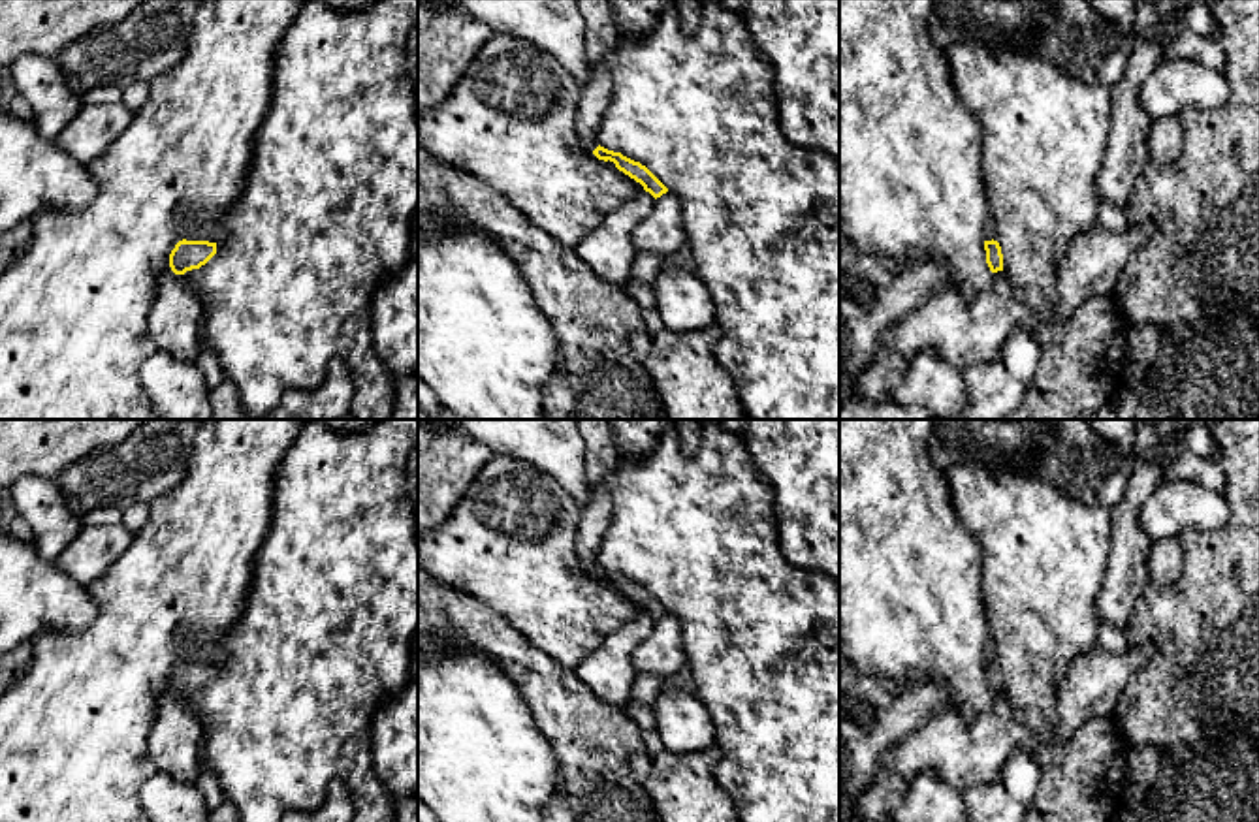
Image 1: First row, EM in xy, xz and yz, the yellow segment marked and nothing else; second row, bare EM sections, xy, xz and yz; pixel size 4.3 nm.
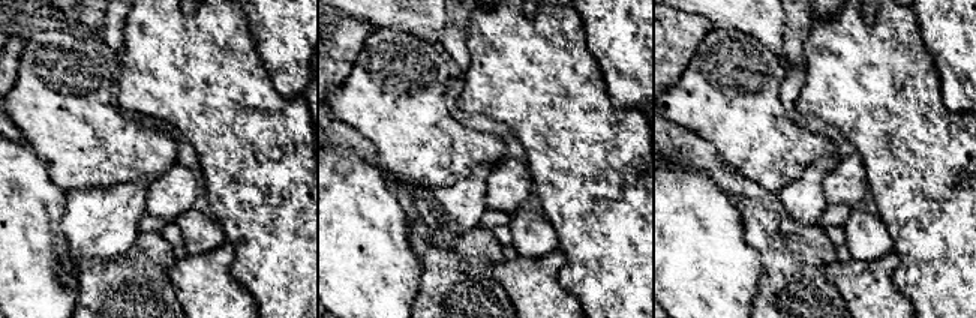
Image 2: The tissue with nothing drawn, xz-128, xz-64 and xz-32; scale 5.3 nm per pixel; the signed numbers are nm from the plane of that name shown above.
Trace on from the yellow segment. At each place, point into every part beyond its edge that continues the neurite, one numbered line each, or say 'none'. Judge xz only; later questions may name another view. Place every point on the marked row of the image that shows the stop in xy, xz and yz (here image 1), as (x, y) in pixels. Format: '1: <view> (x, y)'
1: xz (595, 96)

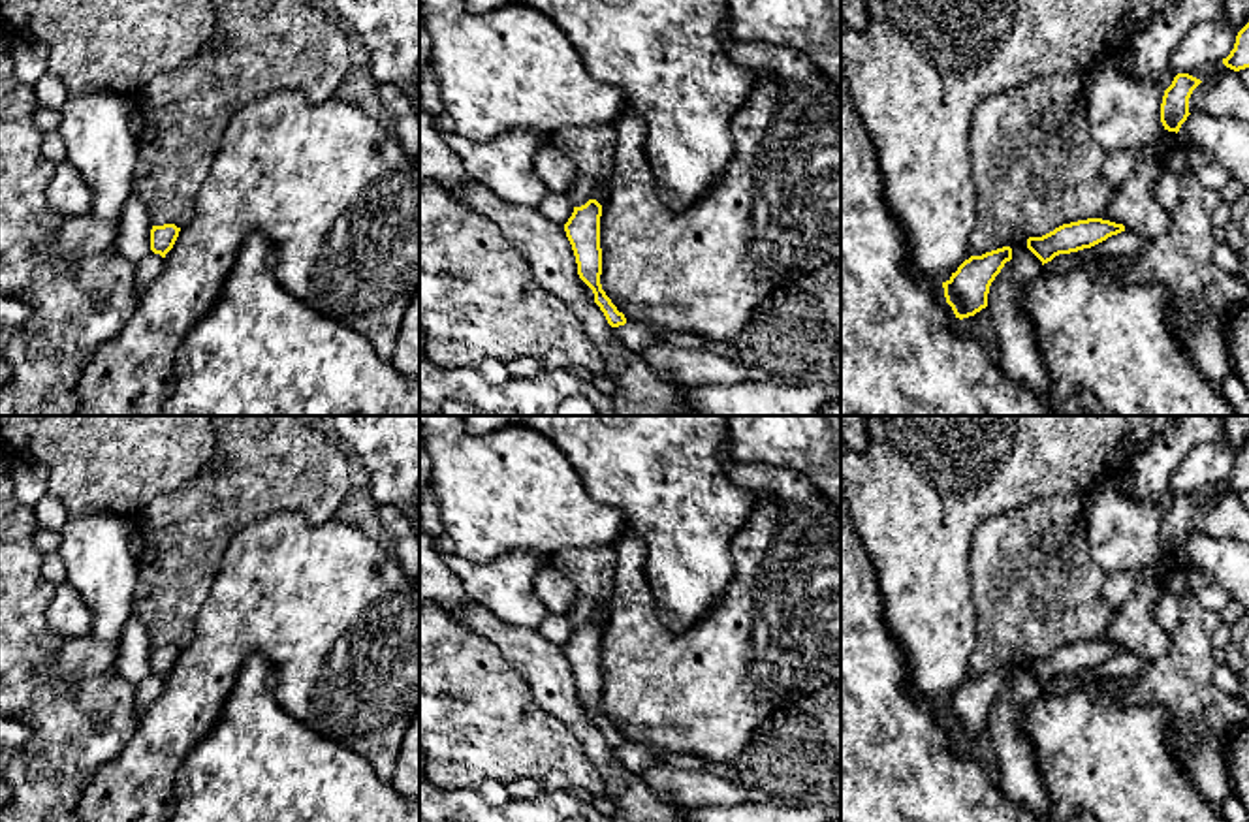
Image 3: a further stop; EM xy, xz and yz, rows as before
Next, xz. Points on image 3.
none

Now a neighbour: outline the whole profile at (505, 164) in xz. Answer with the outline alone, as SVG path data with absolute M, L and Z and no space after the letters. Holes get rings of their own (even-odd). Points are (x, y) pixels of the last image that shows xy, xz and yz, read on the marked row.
M448 130L442 137L463 160L470 179L502 201L523 209L538 209L544 201L547 190L534 169L534 154L549 143L547 134L508 132L487 141L474 141L457 130Z

